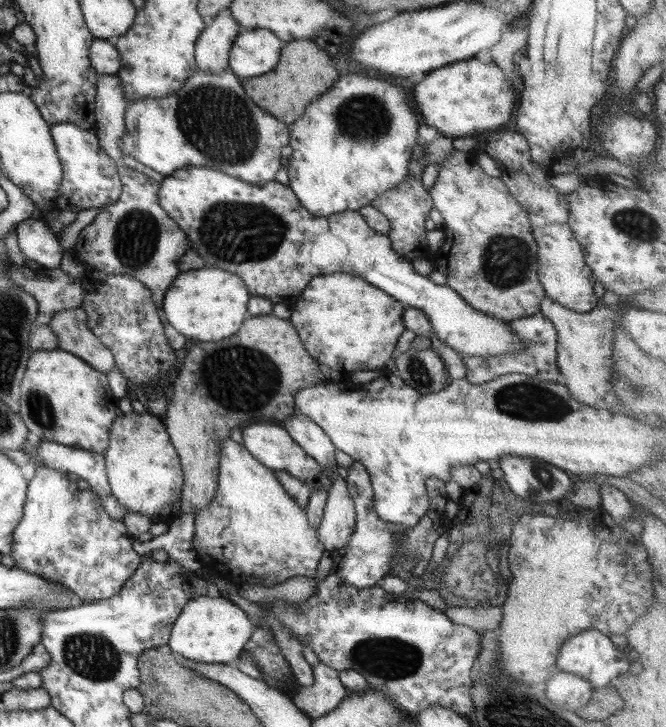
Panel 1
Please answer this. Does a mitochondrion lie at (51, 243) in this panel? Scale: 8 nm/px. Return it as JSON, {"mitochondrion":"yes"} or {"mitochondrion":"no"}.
{"mitochondrion":"no"}

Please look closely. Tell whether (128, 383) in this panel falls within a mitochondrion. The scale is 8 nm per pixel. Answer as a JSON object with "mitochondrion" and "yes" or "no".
{"mitochondrion":"no"}

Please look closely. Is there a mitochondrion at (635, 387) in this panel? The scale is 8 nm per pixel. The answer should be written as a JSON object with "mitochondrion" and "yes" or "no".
{"mitochondrion":"yes"}

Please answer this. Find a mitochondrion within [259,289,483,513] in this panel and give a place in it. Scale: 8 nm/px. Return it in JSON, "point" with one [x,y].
{"point":[417,371]}

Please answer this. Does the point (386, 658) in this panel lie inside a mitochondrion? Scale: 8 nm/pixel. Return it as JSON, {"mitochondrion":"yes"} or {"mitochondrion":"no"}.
{"mitochondrion":"yes"}

